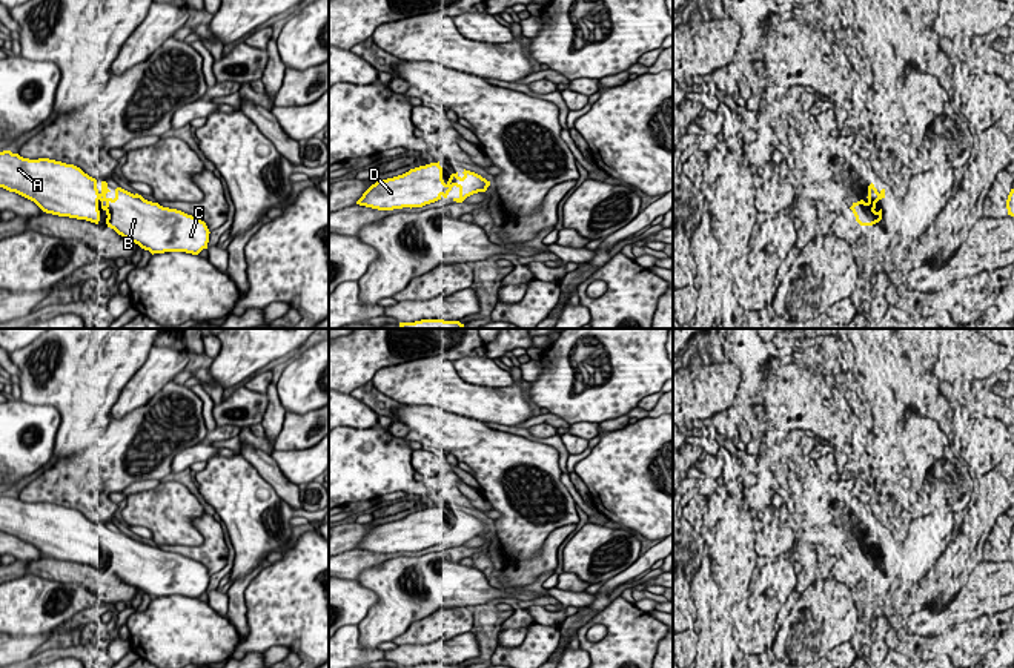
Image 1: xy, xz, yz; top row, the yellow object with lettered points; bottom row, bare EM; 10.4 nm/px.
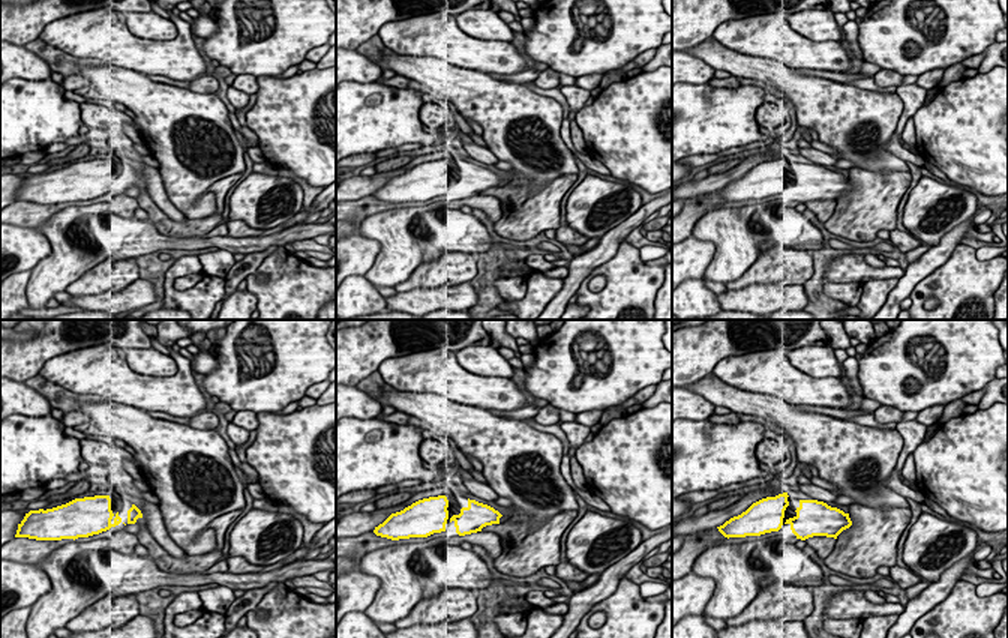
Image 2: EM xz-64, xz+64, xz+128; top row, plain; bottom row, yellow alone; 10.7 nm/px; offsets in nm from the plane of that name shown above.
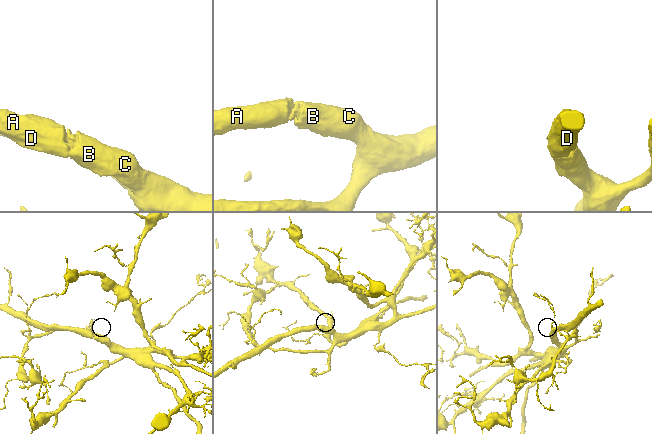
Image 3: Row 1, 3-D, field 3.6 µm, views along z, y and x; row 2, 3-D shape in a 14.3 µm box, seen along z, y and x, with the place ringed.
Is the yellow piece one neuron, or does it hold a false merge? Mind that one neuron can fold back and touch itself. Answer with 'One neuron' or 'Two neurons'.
One neuron

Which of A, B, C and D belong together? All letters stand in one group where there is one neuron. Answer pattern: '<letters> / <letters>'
A B C D

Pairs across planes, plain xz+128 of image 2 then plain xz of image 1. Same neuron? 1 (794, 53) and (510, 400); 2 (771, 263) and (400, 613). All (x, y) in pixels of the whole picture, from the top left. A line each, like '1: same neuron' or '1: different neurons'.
1: same neuron
2: different neurons

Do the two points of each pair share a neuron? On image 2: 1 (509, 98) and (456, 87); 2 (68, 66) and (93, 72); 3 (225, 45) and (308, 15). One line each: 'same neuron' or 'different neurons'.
1: same neuron
2: different neurons
3: same neuron

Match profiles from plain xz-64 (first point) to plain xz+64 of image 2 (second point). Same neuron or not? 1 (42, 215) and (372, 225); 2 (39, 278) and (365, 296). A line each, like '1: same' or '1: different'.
1: different
2: different

